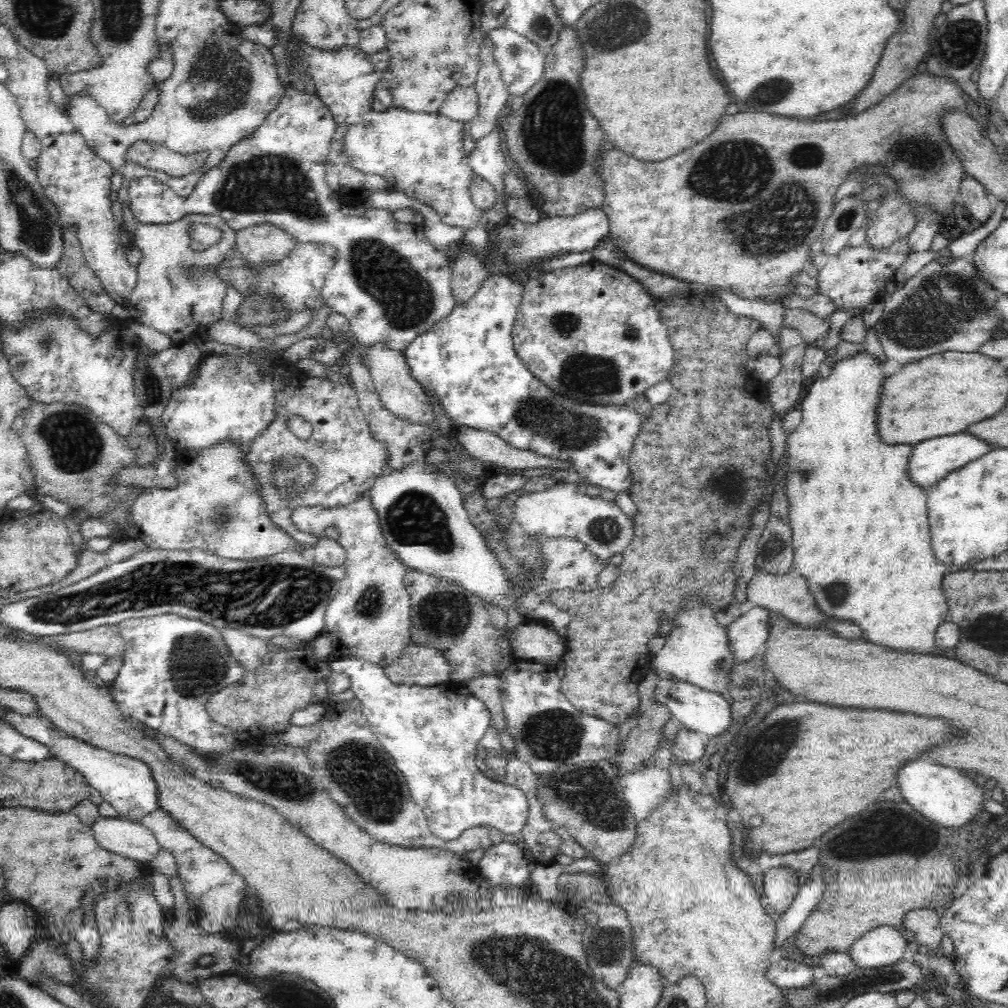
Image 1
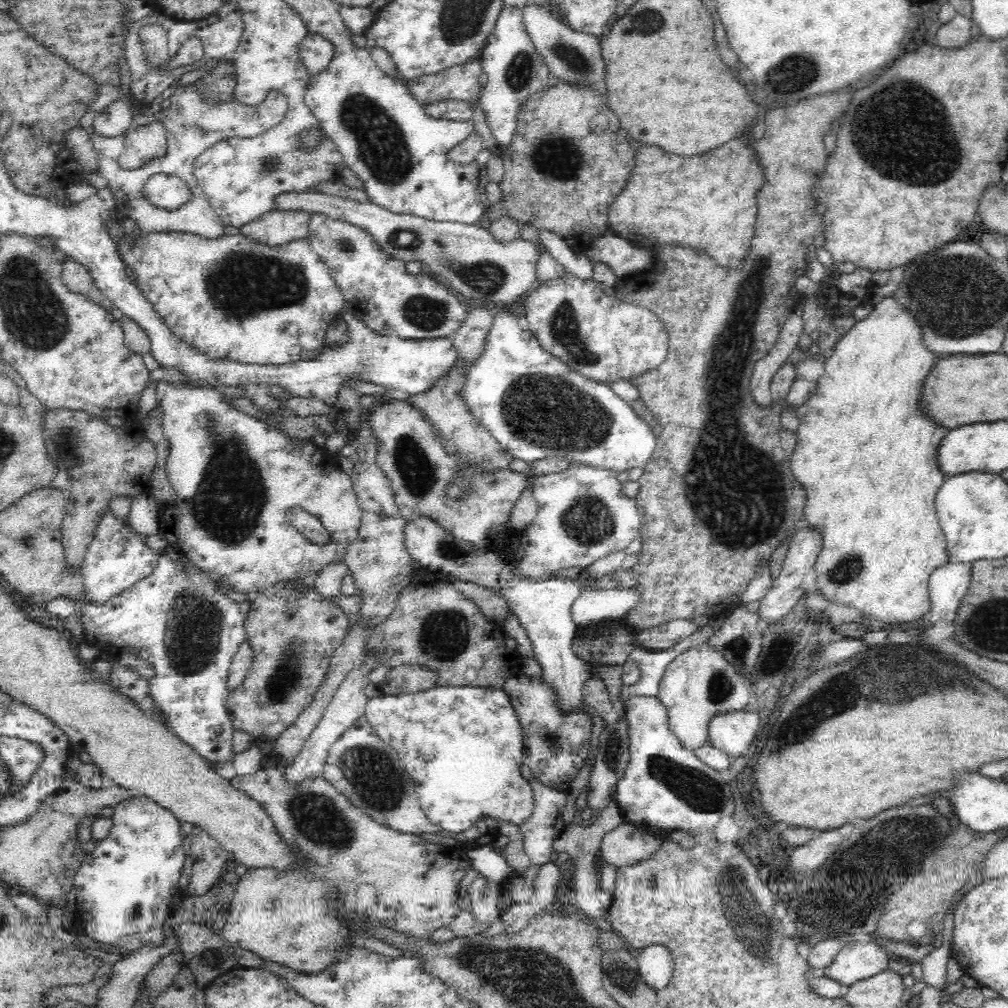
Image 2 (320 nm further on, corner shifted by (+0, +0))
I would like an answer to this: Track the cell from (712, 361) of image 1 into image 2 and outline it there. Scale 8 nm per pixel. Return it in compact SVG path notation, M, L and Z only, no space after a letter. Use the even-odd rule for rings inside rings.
M863 83L856 85L846 85L837 91L813 95L810 98L798 101L793 105L769 105L764 109L762 117L766 123L766 130L760 139L753 142L754 149L758 153L760 165L764 167L764 177L766 184L764 188L758 192L759 212L756 220L756 233L752 242L751 252L744 260L744 267L740 271L732 271L726 274L726 278L722 278L722 268L712 264L712 260L702 260L696 254L684 252L684 248L676 248L672 252L661 251L654 254L658 263L658 258L664 260L666 270L664 274L658 274L656 270L646 274L634 275L626 278L624 284L620 284L619 280L614 286L614 295L620 301L640 305L648 309L652 309L664 321L666 325L666 333L668 333L668 341L670 344L669 354L666 361L662 362L656 370L652 372L644 372L642 376L630 380L630 383L638 383L640 387L640 398L643 404L652 412L653 416L658 420L662 433L657 436L657 443L650 460L644 466L644 473L637 480L640 484L640 492L635 499L635 505L642 517L642 528L640 528L640 538L642 538L642 549L638 553L638 563L632 567L632 578L634 578L633 590L639 594L635 605L629 608L624 616L618 618L617 622L625 626L625 632L631 638L637 638L638 634L642 634L646 628L652 628L676 619L689 620L696 615L703 614L706 606L720 606L722 610L726 606L730 606L732 602L739 601L742 594L746 590L753 572L755 564L760 557L770 559L773 551L781 546L784 540L788 540L792 533L796 531L796 523L804 518L803 508L805 507L806 493L802 489L801 484L797 482L790 468L791 456L795 451L797 436L795 432L785 429L780 422L780 413L785 405L779 403L778 408L772 408L772 405L758 405L756 399L752 397L750 386L752 371L756 361L764 358L777 342L781 328L786 319L792 314L793 309L799 304L801 294L797 291L796 280L806 273L808 263L806 262L806 252L810 245L813 244L815 238L823 235L825 232L825 216L820 212L818 197L814 193L814 186L822 180L824 176L824 168L826 168L826 150L824 149L824 136L833 133L839 121L846 110L852 104L852 98L856 94L856 90L863 86Z

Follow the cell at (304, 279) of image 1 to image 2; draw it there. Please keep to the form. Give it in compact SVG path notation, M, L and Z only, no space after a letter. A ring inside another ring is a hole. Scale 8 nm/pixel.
M122 230L120 242L116 244L118 256L131 271L137 276L135 285L142 292L143 296L150 302L156 312L163 318L169 331L176 336L182 345L188 345L188 349L194 349L196 353L204 355L212 362L239 362L240 364L271 364L280 366L300 360L300 356L305 351L316 351L324 344L325 332L328 325L339 318L340 312L345 306L341 290L336 287L332 275L328 273L325 262L316 253L312 252L306 238L292 242L282 247L270 248L266 245L254 243L248 237L238 233L237 235L225 235L215 240L204 239L200 236L188 233L163 233L149 235L146 239L141 239L137 248L132 251L128 245L128 234ZM292 324L298 326L295 334L292 334Z

